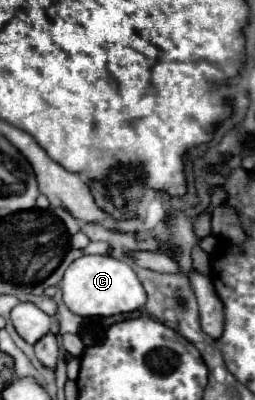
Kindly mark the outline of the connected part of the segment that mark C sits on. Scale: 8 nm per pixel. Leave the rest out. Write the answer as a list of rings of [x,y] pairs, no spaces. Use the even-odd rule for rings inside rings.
[[[82,255],[64,273],[60,281],[66,307],[80,317],[108,317],[116,313],[130,313],[142,309],[146,291],[132,267],[110,255]]]

